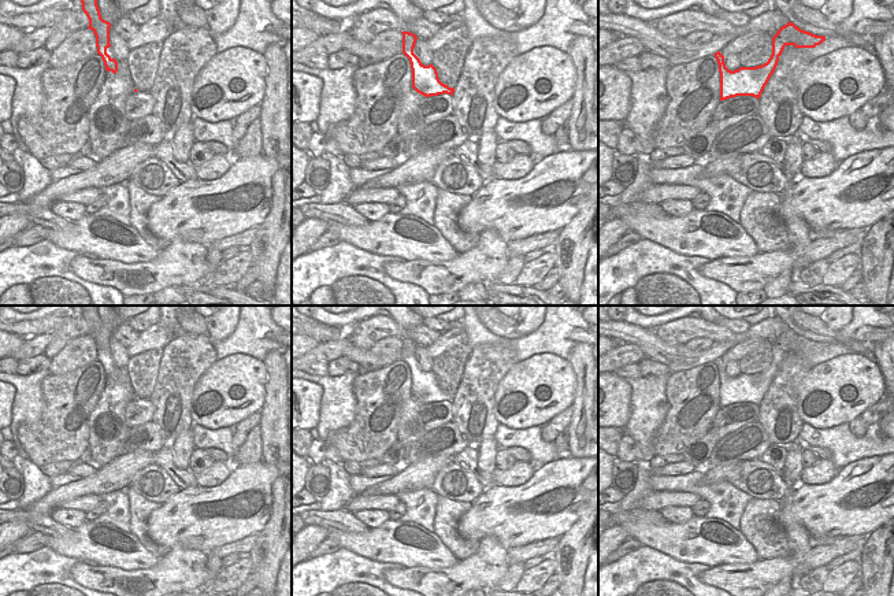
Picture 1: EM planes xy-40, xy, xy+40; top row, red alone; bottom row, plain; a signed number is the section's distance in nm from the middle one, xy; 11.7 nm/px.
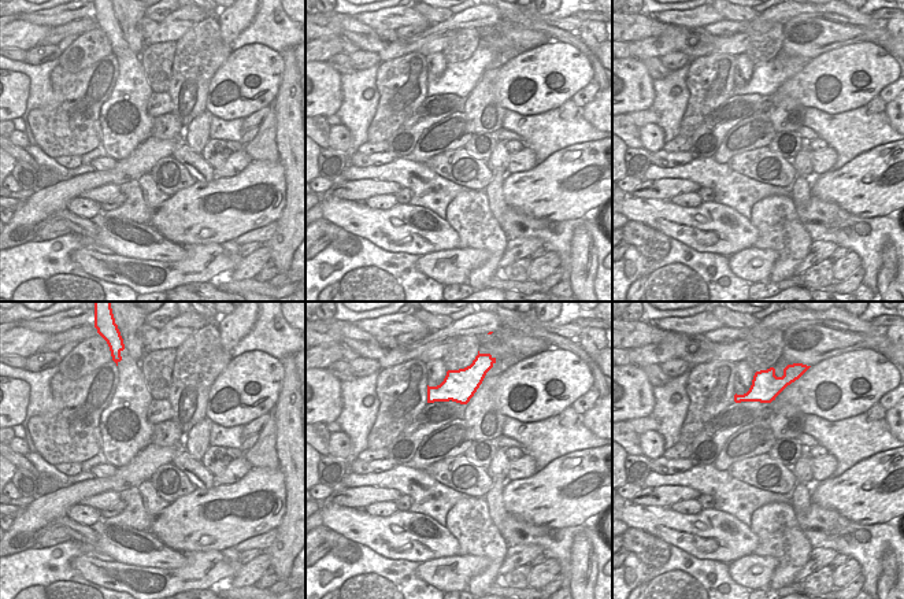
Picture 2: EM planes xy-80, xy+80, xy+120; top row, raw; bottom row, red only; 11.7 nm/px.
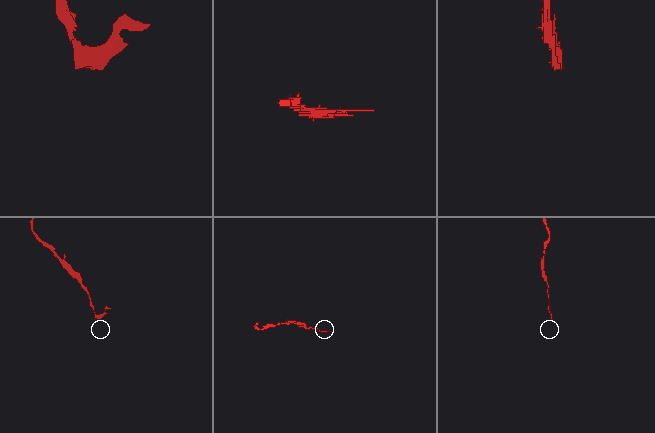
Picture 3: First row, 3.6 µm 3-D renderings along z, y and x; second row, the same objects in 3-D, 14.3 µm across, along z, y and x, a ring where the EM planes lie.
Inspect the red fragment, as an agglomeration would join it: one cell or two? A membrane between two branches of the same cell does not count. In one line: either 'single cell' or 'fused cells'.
fused cells

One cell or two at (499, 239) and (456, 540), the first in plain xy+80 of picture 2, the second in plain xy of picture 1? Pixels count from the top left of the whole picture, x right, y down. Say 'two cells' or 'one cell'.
one cell

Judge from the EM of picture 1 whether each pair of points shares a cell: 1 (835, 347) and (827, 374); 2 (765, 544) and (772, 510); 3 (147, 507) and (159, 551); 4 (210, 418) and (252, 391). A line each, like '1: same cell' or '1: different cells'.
1: different cells
2: same cell
3: same cell
4: same cell

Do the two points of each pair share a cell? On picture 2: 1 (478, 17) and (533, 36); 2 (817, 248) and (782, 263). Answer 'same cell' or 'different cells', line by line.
1: different cells
2: different cells

